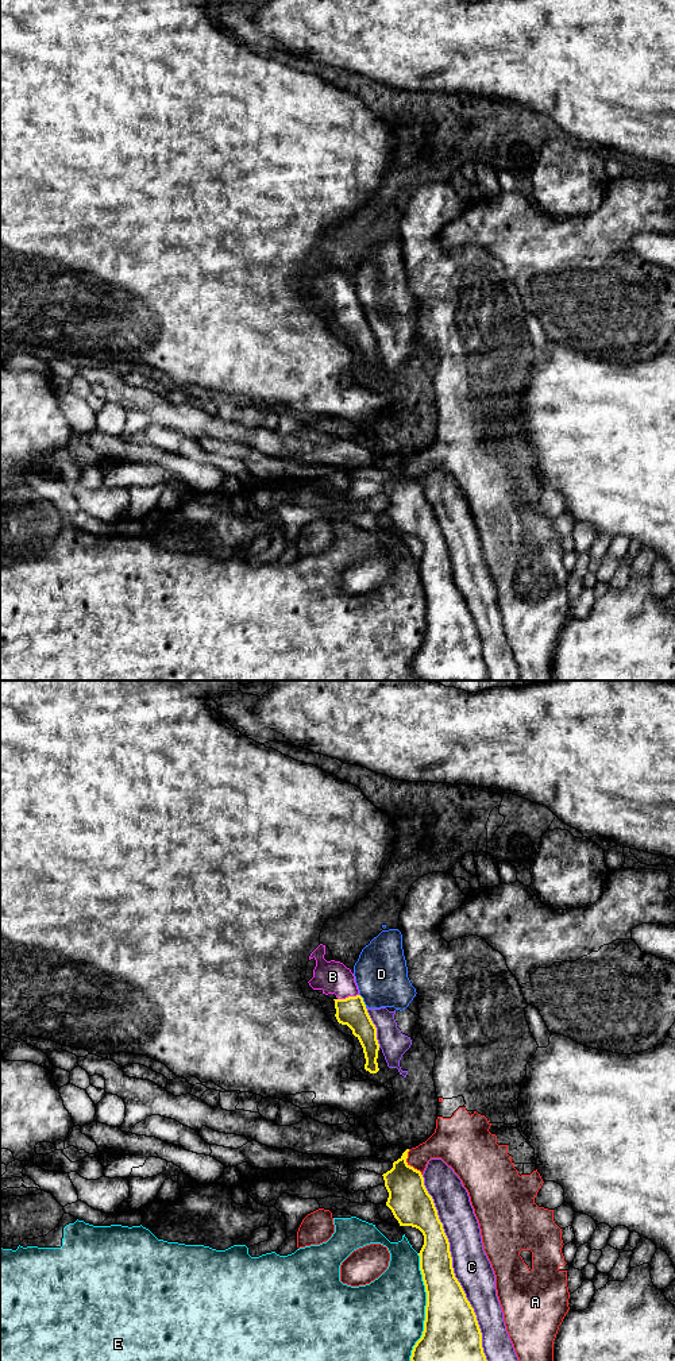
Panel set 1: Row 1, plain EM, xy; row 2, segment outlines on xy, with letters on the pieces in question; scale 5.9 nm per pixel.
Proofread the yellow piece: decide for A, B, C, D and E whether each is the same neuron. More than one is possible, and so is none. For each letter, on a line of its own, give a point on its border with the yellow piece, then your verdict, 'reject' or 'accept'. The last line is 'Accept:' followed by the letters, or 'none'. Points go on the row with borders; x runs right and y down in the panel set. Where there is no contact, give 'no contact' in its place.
A: xy (409, 1165) | reject
B: xy (348, 997) | accept
C: xy (452, 1268) | reject
D: xy (362, 1001) | reject
E: xy (425, 1307) | reject
Accept: B

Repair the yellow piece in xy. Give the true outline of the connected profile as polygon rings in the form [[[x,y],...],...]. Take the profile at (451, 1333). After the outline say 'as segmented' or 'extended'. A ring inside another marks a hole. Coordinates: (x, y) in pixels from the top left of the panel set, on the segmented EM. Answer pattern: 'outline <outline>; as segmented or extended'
outline [[[409,1149],[382,1176],[389,1192],[386,1206],[400,1226],[416,1227],[424,1235],[424,1245],[418,1256],[427,1292],[425,1320],[423,1335],[413,1346],[410,1361],[487,1361],[477,1315],[454,1273],[450,1242],[443,1223],[439,1219],[433,1199],[424,1185],[421,1172],[406,1163],[408,1152]]]; as segmented

